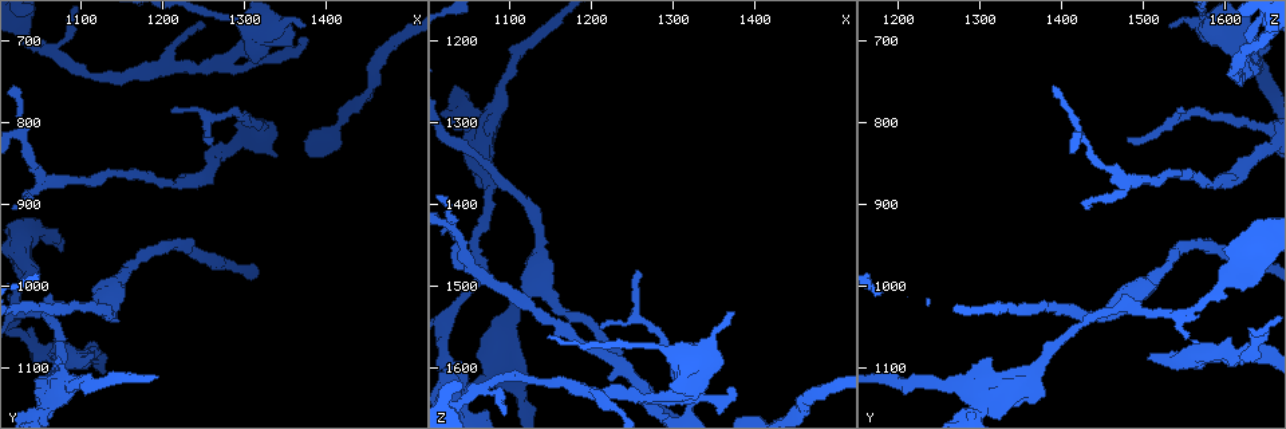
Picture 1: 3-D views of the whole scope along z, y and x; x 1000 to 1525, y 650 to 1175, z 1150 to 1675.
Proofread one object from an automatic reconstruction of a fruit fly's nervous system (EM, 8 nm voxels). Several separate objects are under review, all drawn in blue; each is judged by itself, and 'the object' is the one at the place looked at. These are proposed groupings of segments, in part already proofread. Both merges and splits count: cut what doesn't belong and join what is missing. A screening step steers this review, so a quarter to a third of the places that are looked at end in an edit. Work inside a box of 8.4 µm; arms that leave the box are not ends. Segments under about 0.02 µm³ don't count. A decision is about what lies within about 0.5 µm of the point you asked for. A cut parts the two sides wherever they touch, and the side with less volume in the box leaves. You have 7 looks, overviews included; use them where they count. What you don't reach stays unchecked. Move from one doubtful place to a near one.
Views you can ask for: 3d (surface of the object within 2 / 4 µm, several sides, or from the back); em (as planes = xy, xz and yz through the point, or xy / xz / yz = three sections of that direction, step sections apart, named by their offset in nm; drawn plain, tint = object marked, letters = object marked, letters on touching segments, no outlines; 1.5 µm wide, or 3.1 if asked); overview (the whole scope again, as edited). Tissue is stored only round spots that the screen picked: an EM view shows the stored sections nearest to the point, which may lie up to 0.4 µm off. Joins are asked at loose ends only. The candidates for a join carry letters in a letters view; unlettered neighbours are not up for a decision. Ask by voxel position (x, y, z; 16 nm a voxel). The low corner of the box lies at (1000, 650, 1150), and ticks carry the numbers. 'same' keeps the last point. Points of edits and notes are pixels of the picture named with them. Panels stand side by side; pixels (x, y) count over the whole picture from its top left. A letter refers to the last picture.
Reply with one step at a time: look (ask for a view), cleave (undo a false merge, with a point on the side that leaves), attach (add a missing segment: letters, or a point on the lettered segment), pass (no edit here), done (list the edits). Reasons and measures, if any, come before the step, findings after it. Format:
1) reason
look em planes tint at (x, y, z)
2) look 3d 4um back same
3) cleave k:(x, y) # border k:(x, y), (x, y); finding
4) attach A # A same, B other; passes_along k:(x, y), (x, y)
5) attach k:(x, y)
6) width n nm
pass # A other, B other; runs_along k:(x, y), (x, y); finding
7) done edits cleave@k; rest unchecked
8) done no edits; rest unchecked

tapers out
look 3d 4um at (1255, 820, 1480)

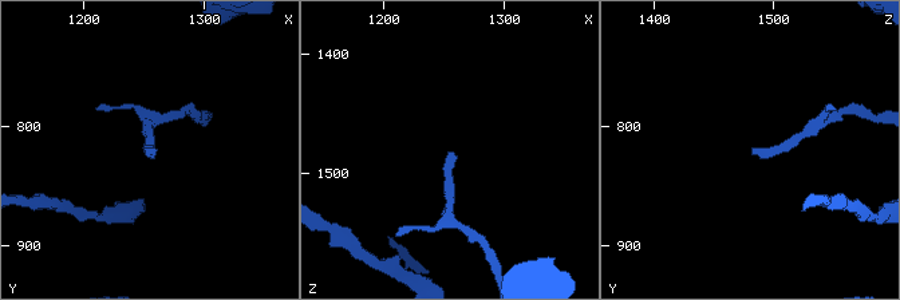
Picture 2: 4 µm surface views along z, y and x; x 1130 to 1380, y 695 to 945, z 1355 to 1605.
now the EM
look em planes letters at (1258, 820, 1482)

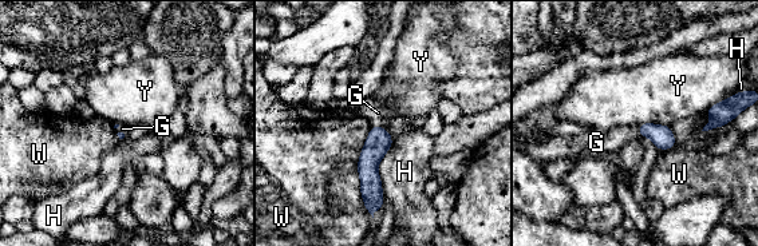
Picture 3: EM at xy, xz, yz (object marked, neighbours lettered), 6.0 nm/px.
attach G # G same, H other, W other, Y other; it goes on there

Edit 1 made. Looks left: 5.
branch stops here
look 3d 4um at (1370, 700, 1625)

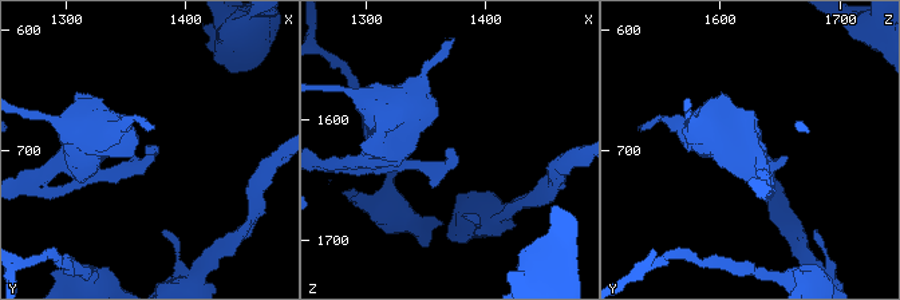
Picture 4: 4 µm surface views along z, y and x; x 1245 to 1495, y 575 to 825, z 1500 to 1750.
look em planes letters at (1368, 698, 1626)

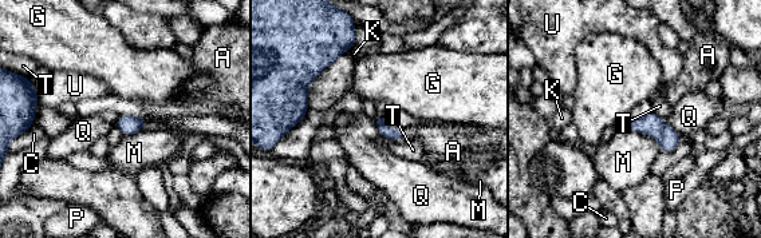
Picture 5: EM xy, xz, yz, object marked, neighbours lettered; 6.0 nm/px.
longest_contact M 240 nm
attach A # A same, C other, G other, K other, M other, P other, Q other, T other, U other; the neuron continues

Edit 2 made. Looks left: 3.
branch stops here
look 3d 2um back at (1115, 1090, 1510)

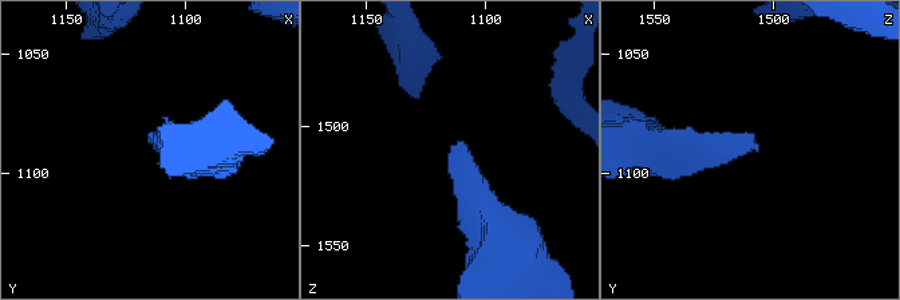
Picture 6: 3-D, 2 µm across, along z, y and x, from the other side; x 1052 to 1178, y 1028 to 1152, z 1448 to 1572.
now the EM
look em planes letters at (1112, 1089, 1509)

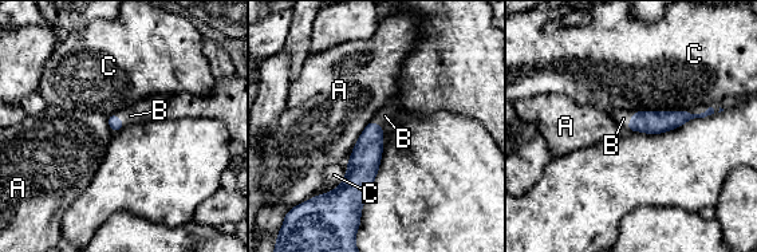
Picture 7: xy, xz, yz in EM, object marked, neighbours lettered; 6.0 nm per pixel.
attach B # A other, B same, C other; passes_along 7:(651, 122), (630, 121), (623, 118); it goes on there

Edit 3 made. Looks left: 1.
done edits attach@3, attach@5, attach@7; rest unchecked

